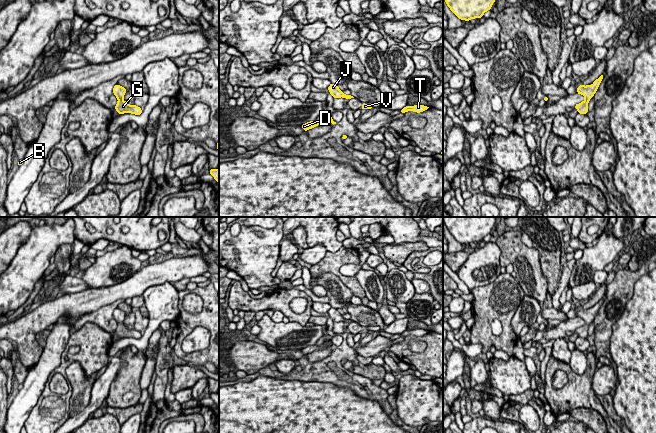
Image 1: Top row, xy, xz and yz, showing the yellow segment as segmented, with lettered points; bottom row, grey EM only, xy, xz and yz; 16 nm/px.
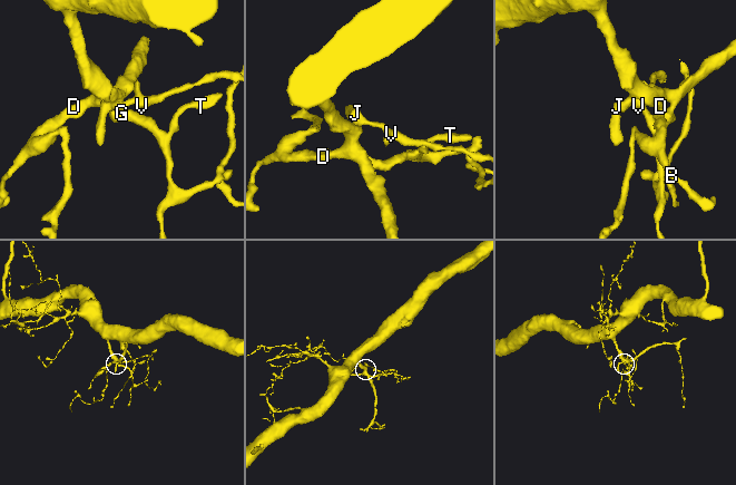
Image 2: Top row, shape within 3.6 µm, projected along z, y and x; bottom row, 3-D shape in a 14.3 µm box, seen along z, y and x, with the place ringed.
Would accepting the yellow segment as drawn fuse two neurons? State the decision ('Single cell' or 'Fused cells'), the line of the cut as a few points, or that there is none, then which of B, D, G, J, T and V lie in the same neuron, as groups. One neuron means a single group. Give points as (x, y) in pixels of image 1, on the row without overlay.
Single cell. No split. Groups: B D G J T V

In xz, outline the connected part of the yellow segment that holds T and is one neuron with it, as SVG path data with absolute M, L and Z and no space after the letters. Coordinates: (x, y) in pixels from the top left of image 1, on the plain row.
M414 329L414 330L406 330L404 331L403 333L401 333L401 337L405 337L407 335L414 335L414 336L417 336L417 337L420 337L420 336L423 336L425 334L427 334L429 331L427 330L424 330L424 329Z

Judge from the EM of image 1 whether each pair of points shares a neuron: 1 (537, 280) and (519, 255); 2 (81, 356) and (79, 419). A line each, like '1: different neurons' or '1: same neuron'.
1: same neuron
2: different neurons

